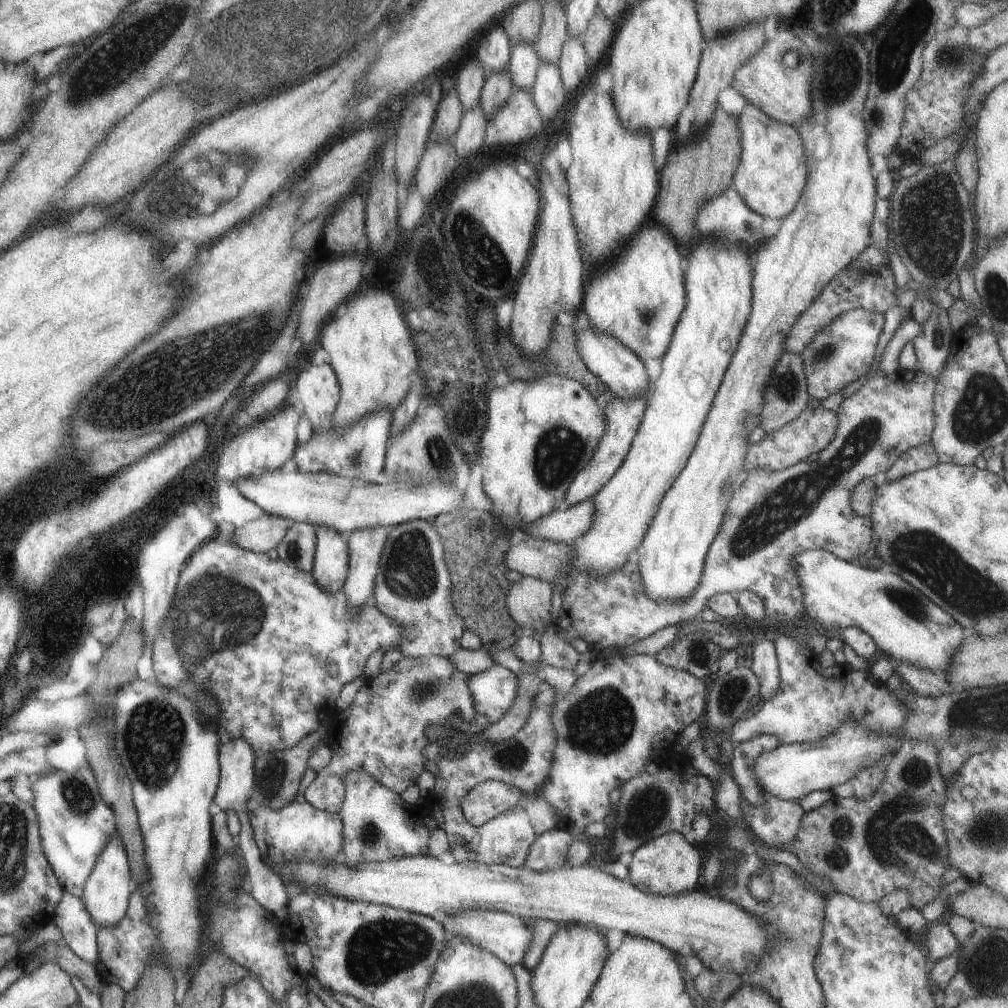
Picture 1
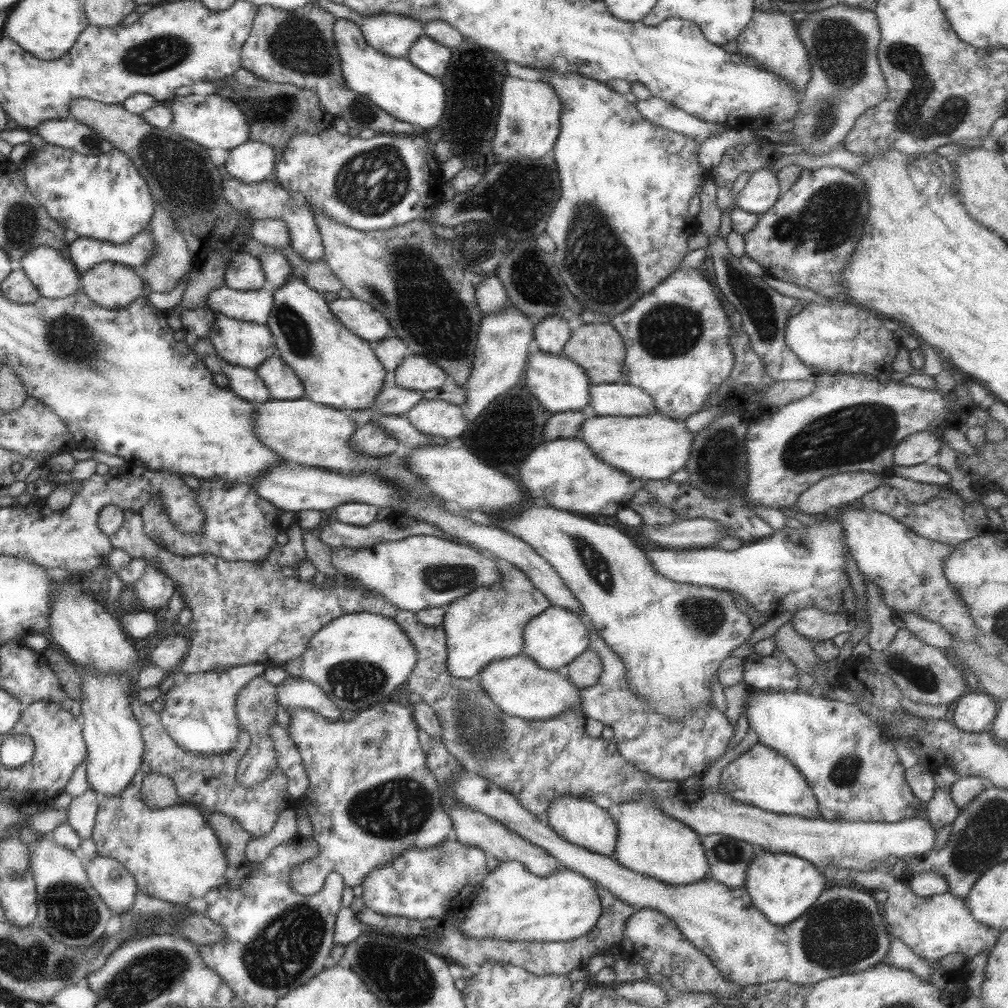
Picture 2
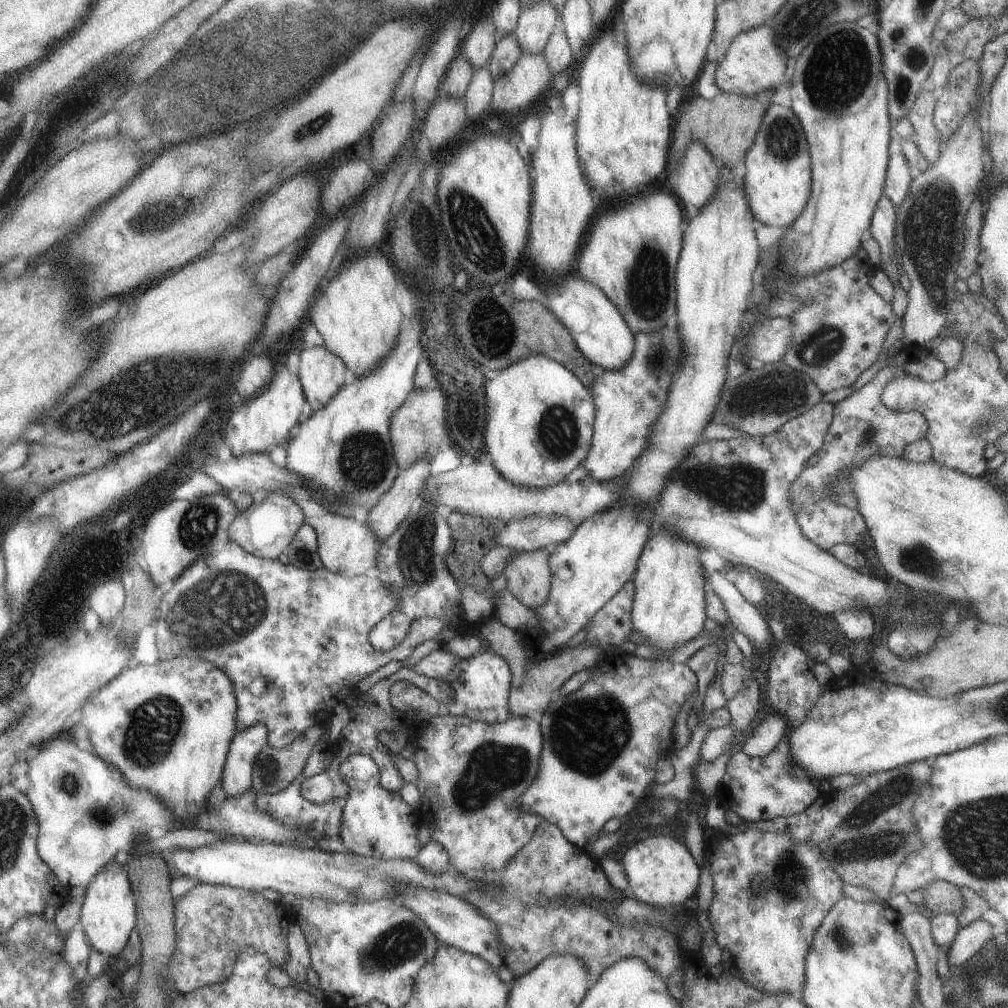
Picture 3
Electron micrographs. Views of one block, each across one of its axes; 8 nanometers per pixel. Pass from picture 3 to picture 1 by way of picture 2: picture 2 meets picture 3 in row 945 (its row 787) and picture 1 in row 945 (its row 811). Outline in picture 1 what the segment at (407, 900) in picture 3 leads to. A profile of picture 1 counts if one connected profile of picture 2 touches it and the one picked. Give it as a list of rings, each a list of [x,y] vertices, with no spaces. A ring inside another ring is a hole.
[[[467,909],[446,917],[447,919],[442,924],[444,928],[453,925],[458,937],[468,940],[484,951],[490,952],[510,968],[521,963],[526,950],[529,949],[530,942],[533,940],[533,935],[530,935],[527,930],[526,920],[507,913]]]

